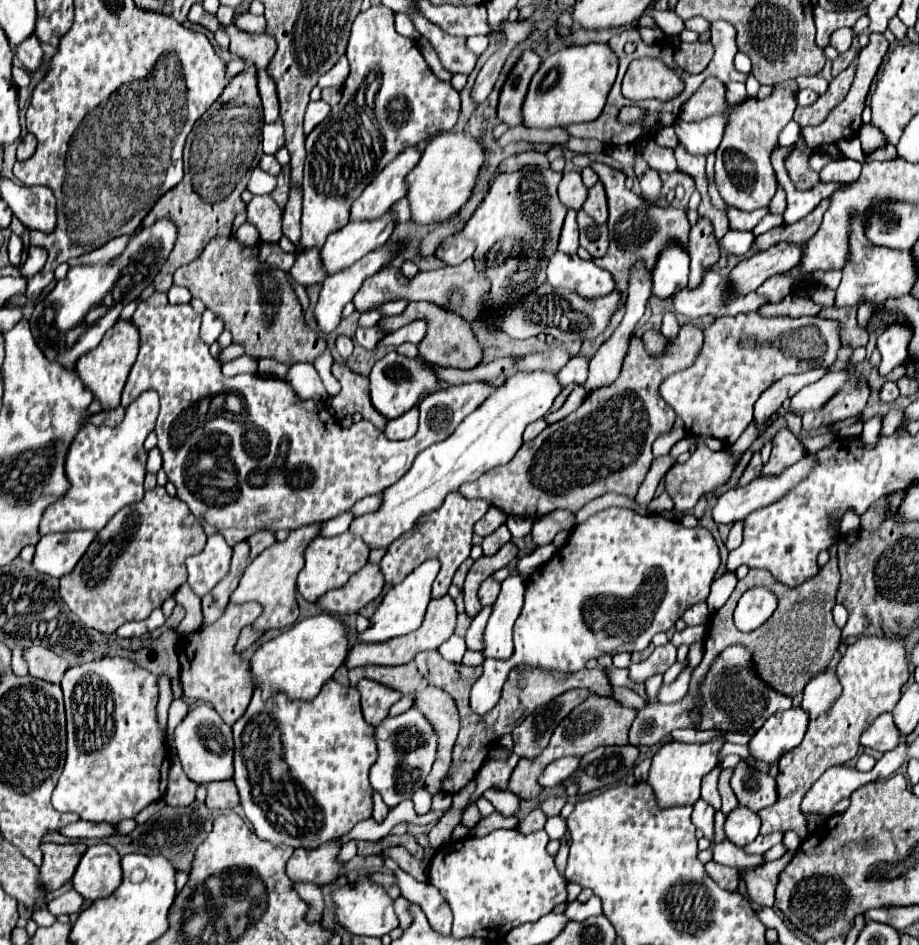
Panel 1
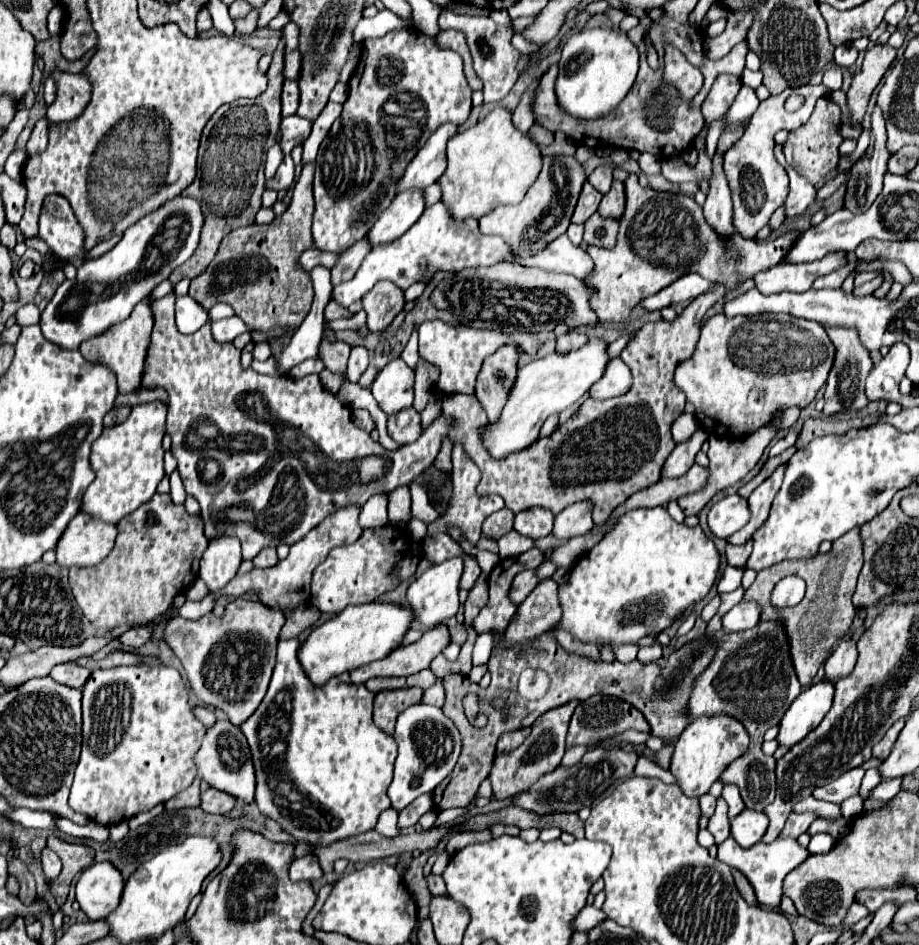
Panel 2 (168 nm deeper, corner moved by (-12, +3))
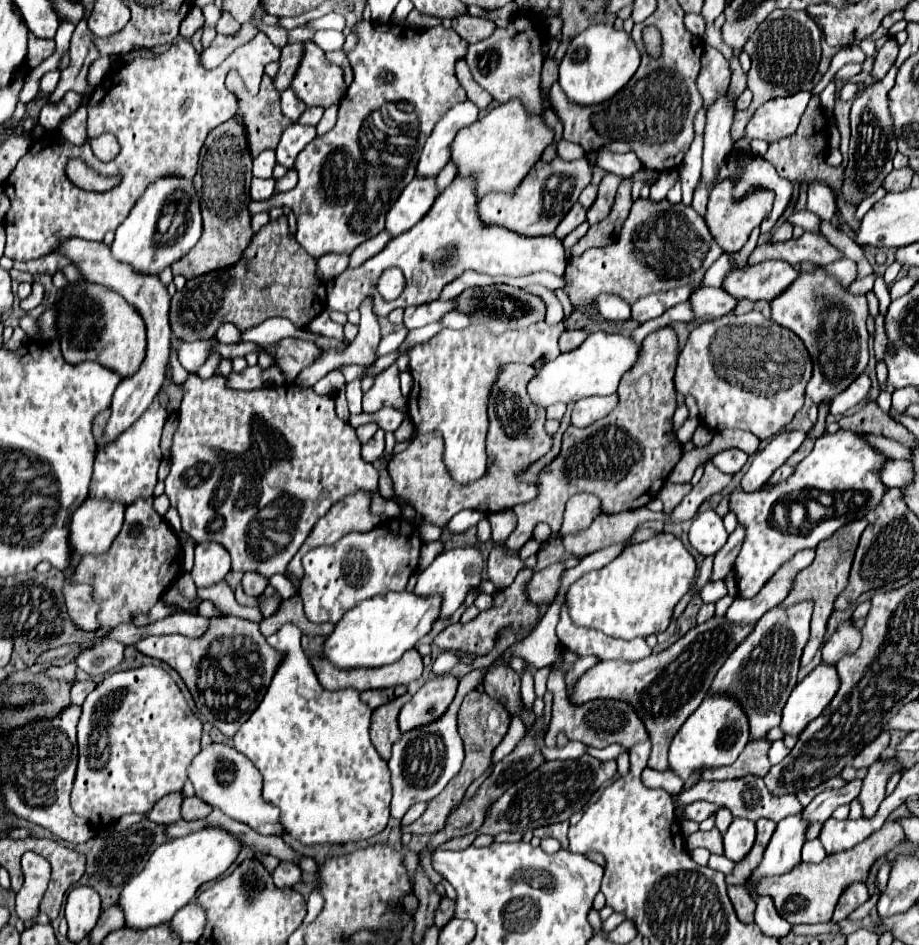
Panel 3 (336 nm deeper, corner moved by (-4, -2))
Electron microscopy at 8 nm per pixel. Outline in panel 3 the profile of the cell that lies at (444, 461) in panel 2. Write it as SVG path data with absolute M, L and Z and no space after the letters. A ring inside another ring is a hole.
M509 364L501 370L497 384L493 386L489 400L489 432L487 432L487 456L493 458L493 464L487 468L483 478L459 486L447 474L443 466L443 438L437 432L415 436L405 452L397 454L387 470L393 480L393 490L401 498L409 498L417 514L435 526L445 528L447 522L461 510L479 510L483 514L511 510L517 504L529 502L537 494L537 486L521 484L517 474L525 472L533 462L543 458L551 446L553 438L545 432L545 410L535 406L527 394L527 382L535 378L537 370L531 366Z

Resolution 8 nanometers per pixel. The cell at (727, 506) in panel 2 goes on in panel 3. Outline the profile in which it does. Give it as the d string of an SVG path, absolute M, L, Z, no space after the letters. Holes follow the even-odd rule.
M707 510L693 520L689 530L689 544L701 556L713 556L717 550L721 550L725 542L727 542L727 532L723 520L713 510Z

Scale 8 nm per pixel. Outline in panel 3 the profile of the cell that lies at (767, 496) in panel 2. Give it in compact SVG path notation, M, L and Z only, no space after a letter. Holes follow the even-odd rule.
M737 526L737 530L729 536L727 544L715 554L715 564L713 564L713 572L711 572L709 582L723 580L731 572L731 568L735 564L735 558L737 558L739 550L741 550L743 538L745 538L745 530L743 530L743 526Z

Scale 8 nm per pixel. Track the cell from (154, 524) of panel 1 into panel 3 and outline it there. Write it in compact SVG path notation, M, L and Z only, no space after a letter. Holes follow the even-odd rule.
M143 498L127 506L125 524L117 534L115 542L111 544L111 548L105 554L99 554L95 558L83 558L77 564L73 576L75 576L75 582L91 584L95 588L93 596L101 606L101 612L97 616L101 626L117 626L123 622L131 622L133 620L131 612L149 612L149 608L155 606L161 594L181 576L181 566L183 566L183 550L181 550L179 538L169 528L169 524L155 512L153 498Z

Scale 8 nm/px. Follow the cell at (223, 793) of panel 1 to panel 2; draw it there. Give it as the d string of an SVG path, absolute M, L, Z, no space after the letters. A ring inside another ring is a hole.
M209 789L207 793L201 793L201 807L207 813L229 813L237 805L237 797L231 797L229 793Z

